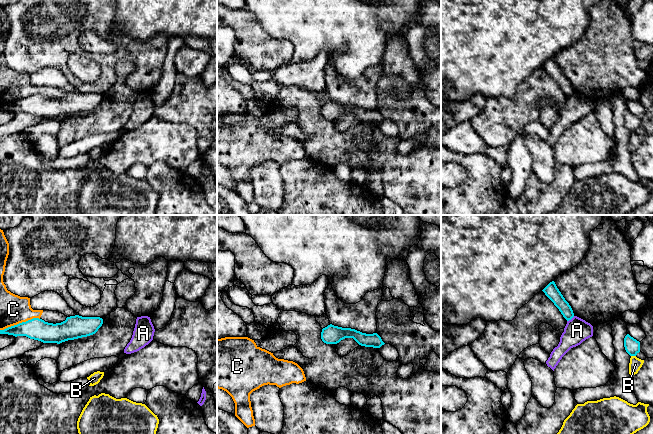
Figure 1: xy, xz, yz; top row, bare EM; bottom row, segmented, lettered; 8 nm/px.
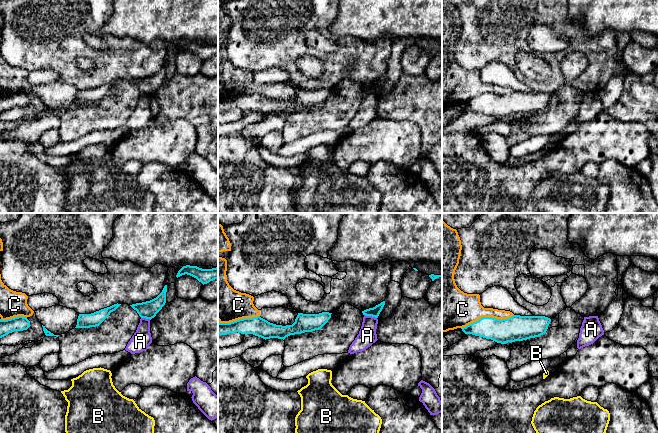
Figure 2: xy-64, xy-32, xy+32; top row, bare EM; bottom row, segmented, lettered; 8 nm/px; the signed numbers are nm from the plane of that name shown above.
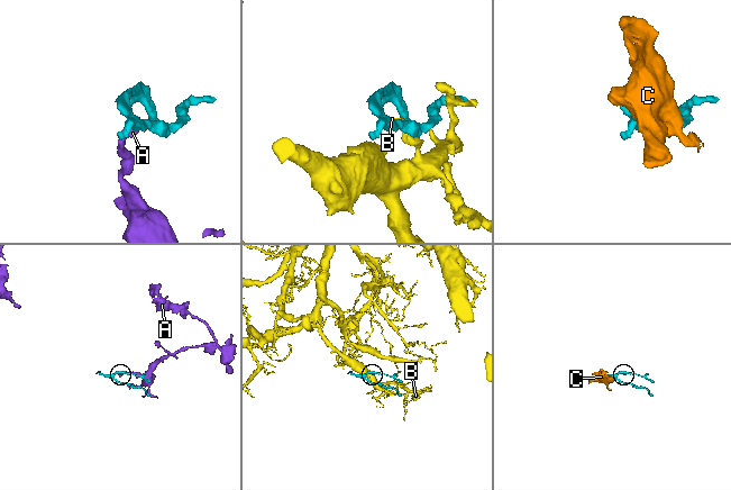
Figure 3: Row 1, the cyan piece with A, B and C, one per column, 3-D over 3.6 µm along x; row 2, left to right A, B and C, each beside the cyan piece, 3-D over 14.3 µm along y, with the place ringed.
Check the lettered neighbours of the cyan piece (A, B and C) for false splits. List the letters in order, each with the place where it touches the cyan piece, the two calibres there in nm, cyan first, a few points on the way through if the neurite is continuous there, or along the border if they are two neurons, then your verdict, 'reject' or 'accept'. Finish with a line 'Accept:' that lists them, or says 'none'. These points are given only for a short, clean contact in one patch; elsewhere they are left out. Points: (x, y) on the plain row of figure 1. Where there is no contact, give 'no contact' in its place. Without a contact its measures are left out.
A: yz (570, 95) | 110/200 nm | along yz (574, 92), (567, 97) | reject
B: yz (633, 131) | 120/100 nm | along yz (631, 131), (635, 132) | reject
C: xy (19, 99) | 170/220 nm | reject
Accept: none

